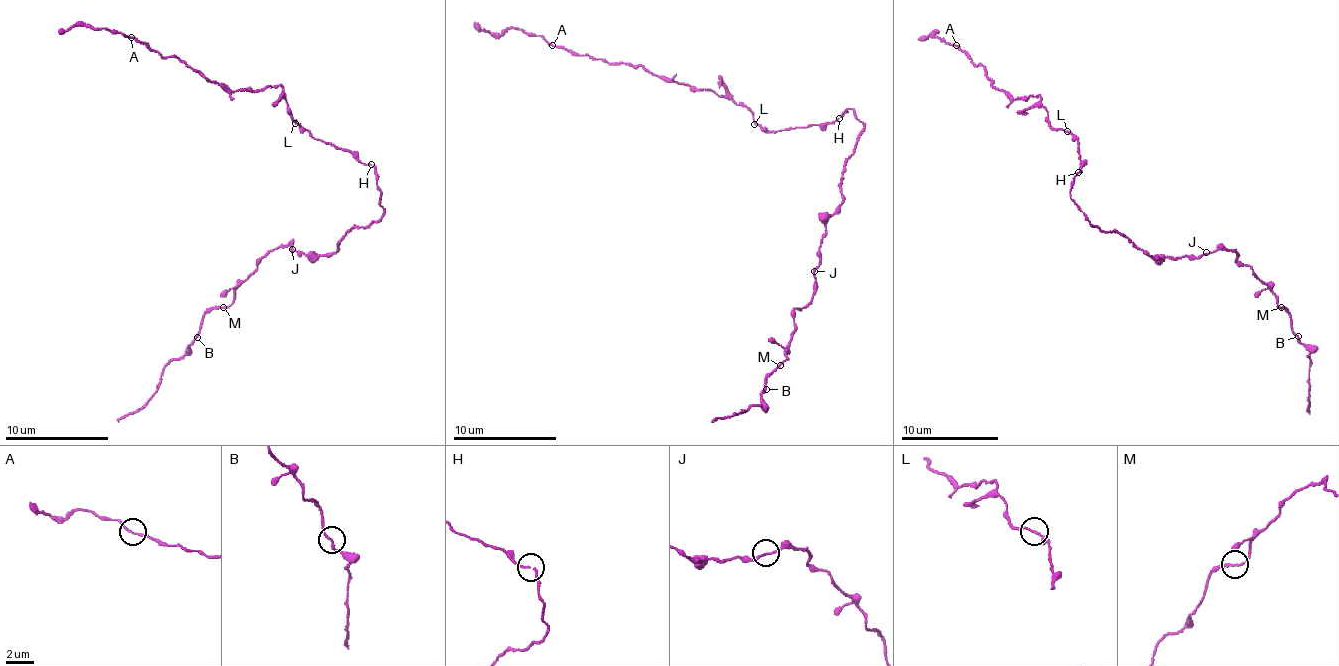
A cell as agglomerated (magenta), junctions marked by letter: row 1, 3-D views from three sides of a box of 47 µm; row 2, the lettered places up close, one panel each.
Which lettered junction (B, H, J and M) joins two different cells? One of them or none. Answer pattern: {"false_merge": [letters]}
{"false_merge": []}

